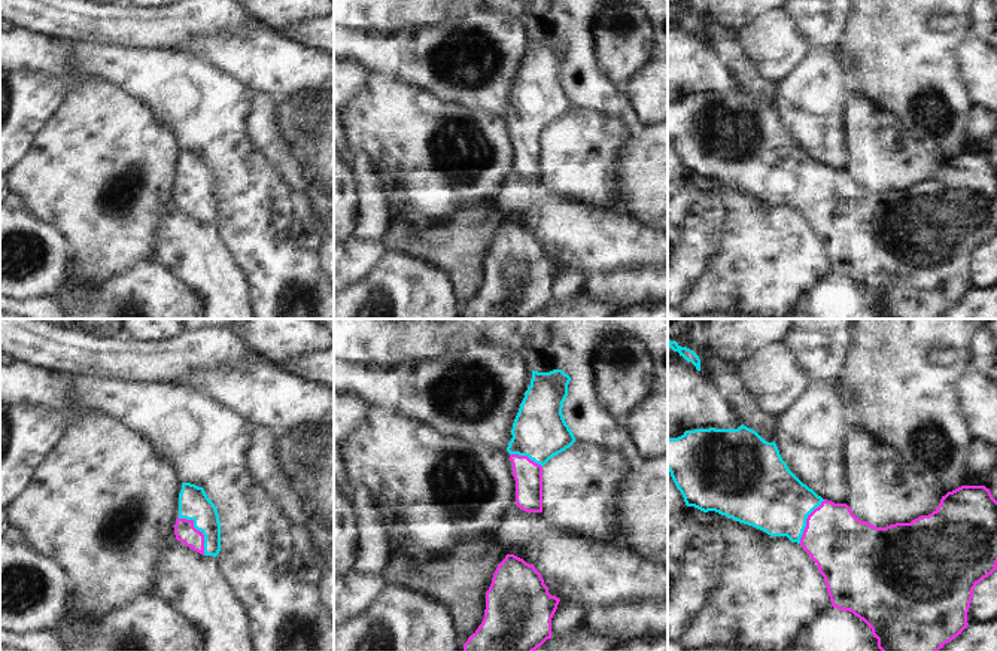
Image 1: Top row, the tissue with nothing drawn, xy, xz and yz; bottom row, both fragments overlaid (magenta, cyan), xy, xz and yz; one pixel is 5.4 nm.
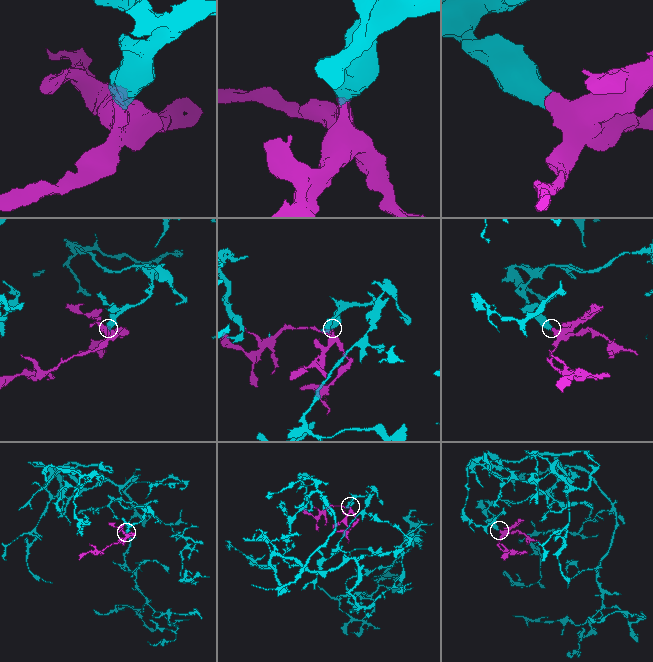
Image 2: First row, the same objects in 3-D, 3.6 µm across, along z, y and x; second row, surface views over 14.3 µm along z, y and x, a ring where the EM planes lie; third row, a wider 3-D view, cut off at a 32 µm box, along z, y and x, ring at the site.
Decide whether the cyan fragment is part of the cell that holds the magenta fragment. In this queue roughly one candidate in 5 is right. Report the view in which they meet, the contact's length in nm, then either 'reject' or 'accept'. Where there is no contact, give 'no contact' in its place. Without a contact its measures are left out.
meets magenta in xy; contact 260 nm long; accept

